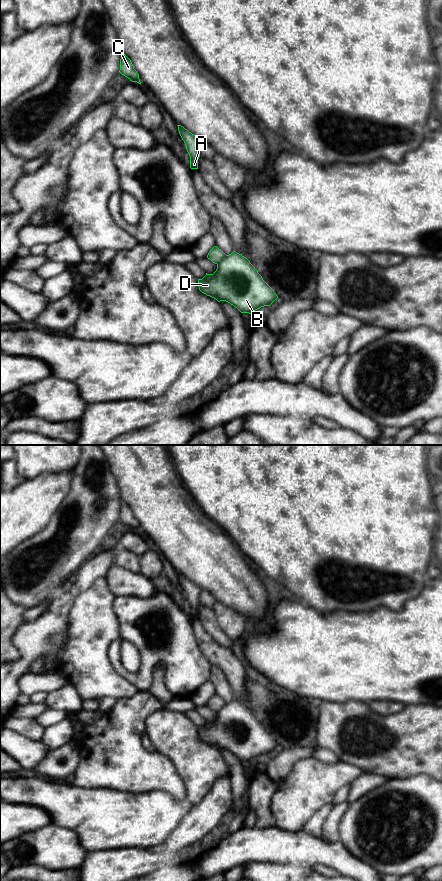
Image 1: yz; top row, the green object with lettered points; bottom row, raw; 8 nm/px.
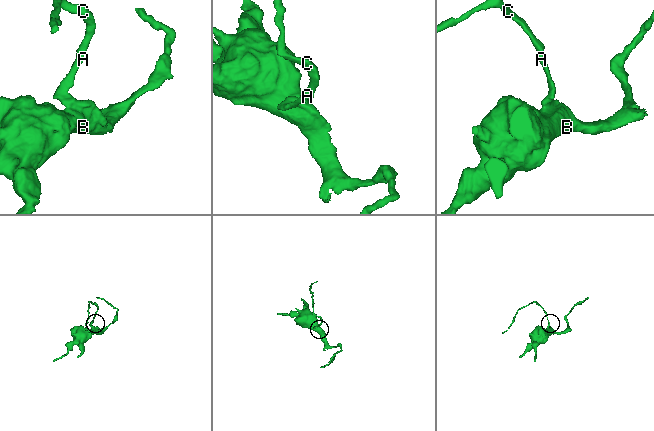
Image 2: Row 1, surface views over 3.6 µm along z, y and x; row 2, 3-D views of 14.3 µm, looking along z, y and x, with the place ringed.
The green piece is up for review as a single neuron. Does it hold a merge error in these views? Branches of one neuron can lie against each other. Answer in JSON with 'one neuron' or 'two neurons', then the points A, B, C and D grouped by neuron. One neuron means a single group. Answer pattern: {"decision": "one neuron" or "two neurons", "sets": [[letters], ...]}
{"decision": "two neurons", "sets": [["A", "C"], ["B", "D"]]}

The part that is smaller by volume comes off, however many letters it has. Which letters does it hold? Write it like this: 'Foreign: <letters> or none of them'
Foreign: A, C

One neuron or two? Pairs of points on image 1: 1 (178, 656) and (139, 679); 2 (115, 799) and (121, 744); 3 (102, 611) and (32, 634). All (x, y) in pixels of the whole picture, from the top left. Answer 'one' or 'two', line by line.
1: one
2: two
3: two

